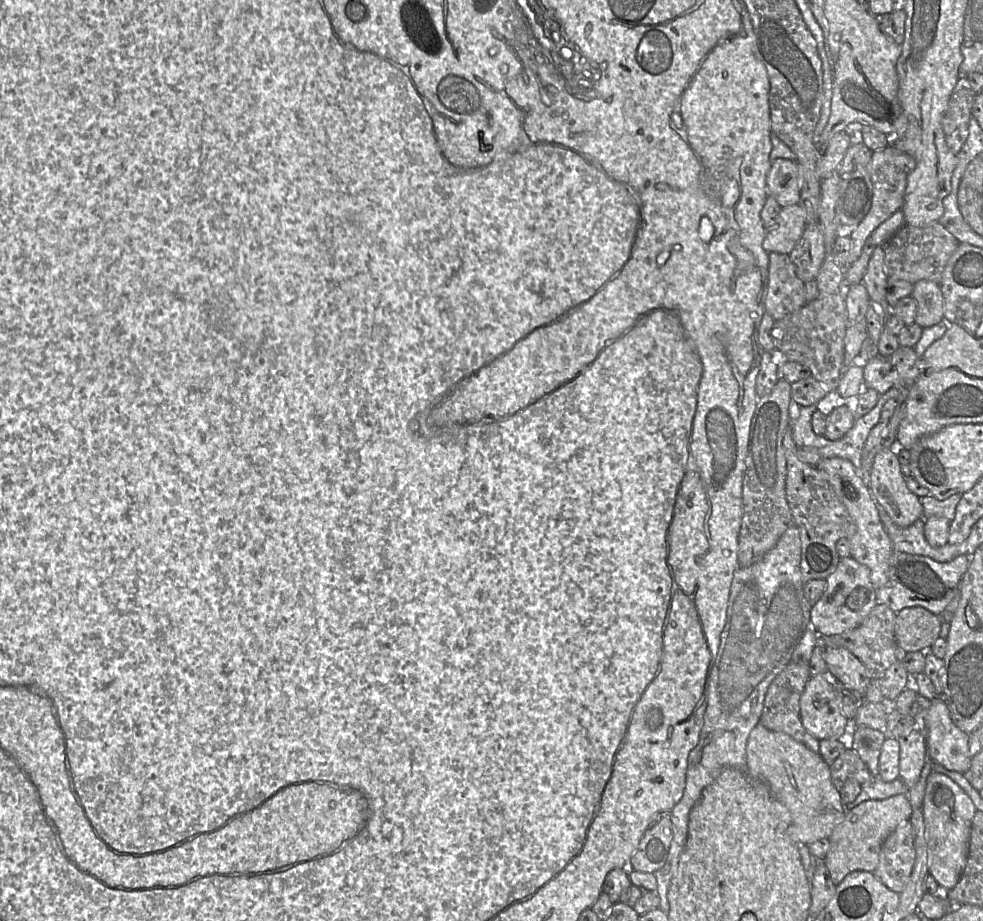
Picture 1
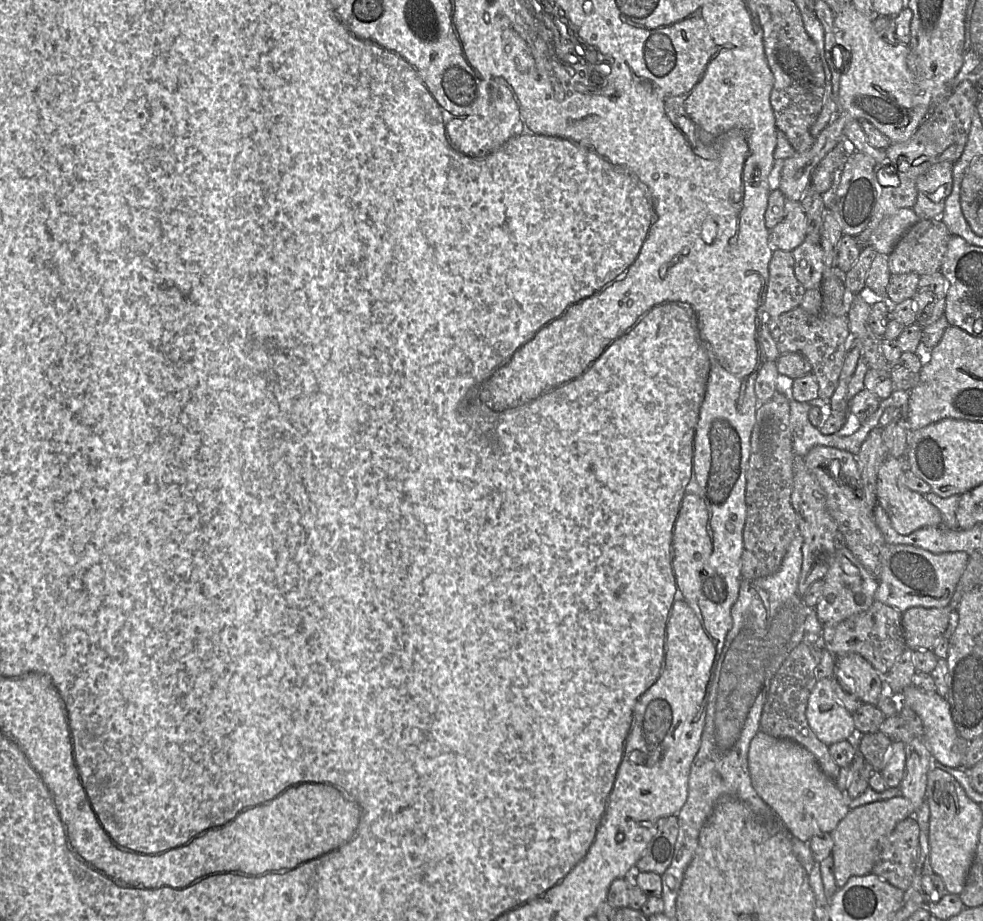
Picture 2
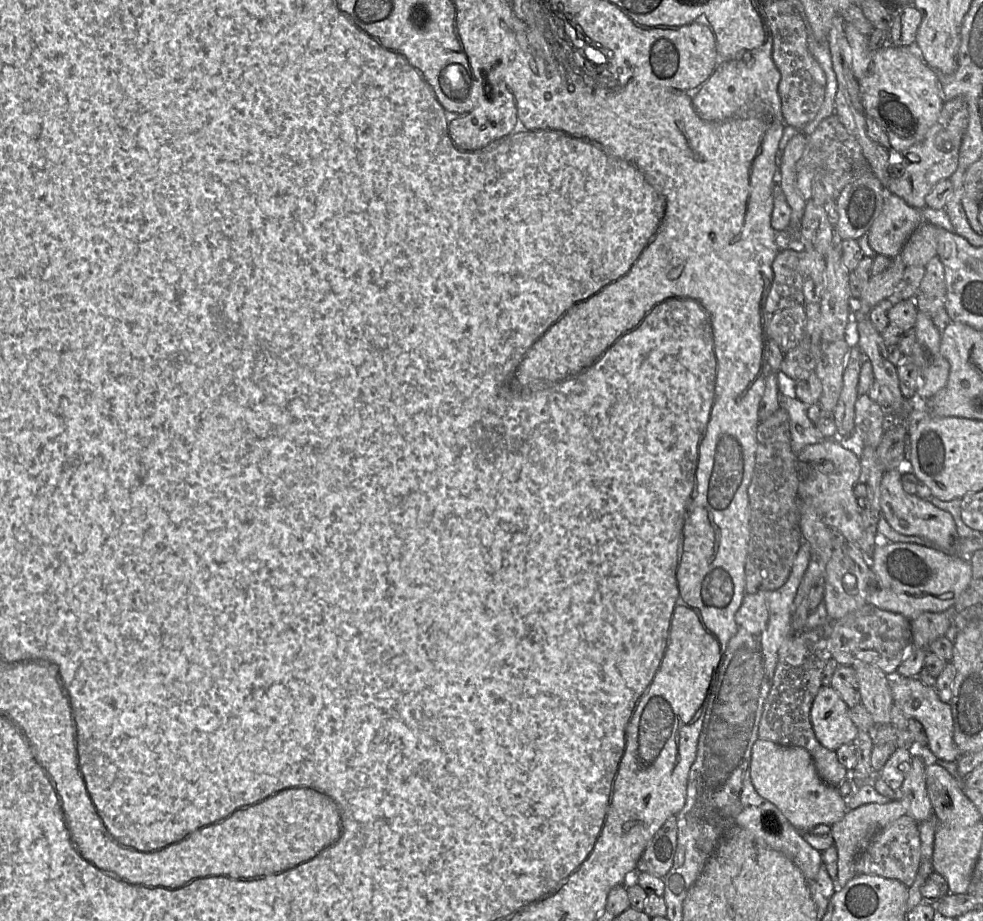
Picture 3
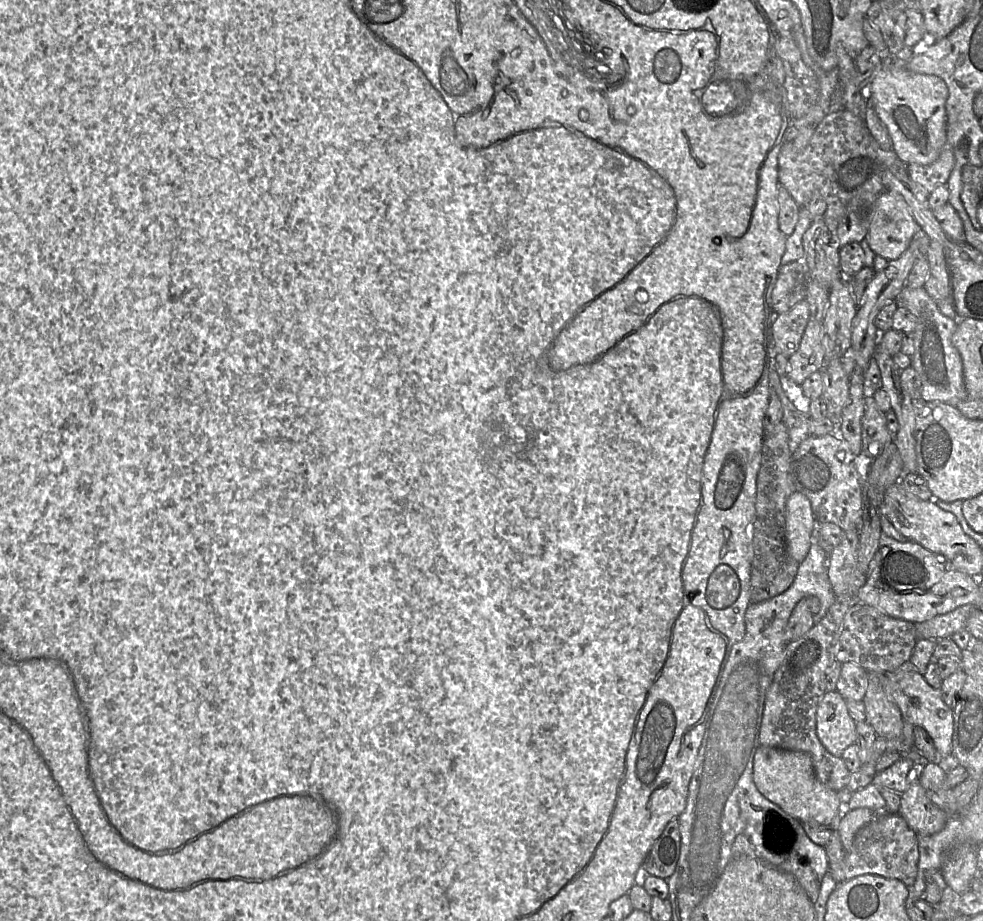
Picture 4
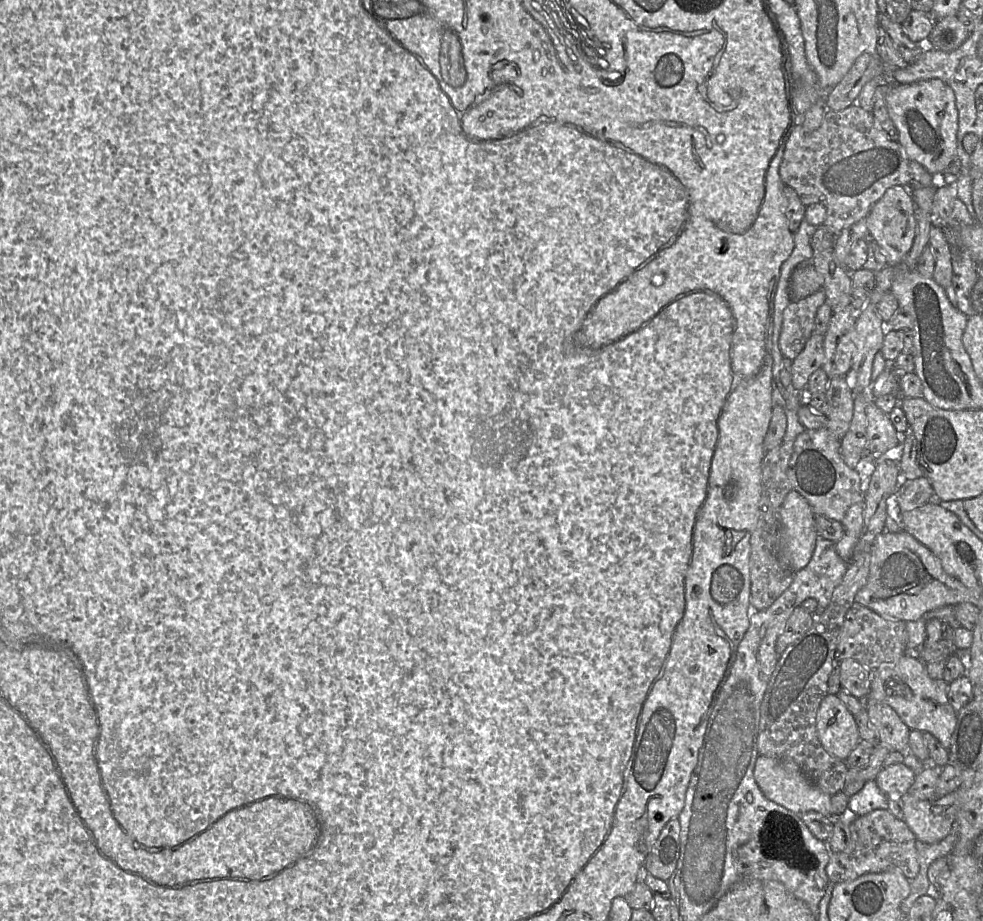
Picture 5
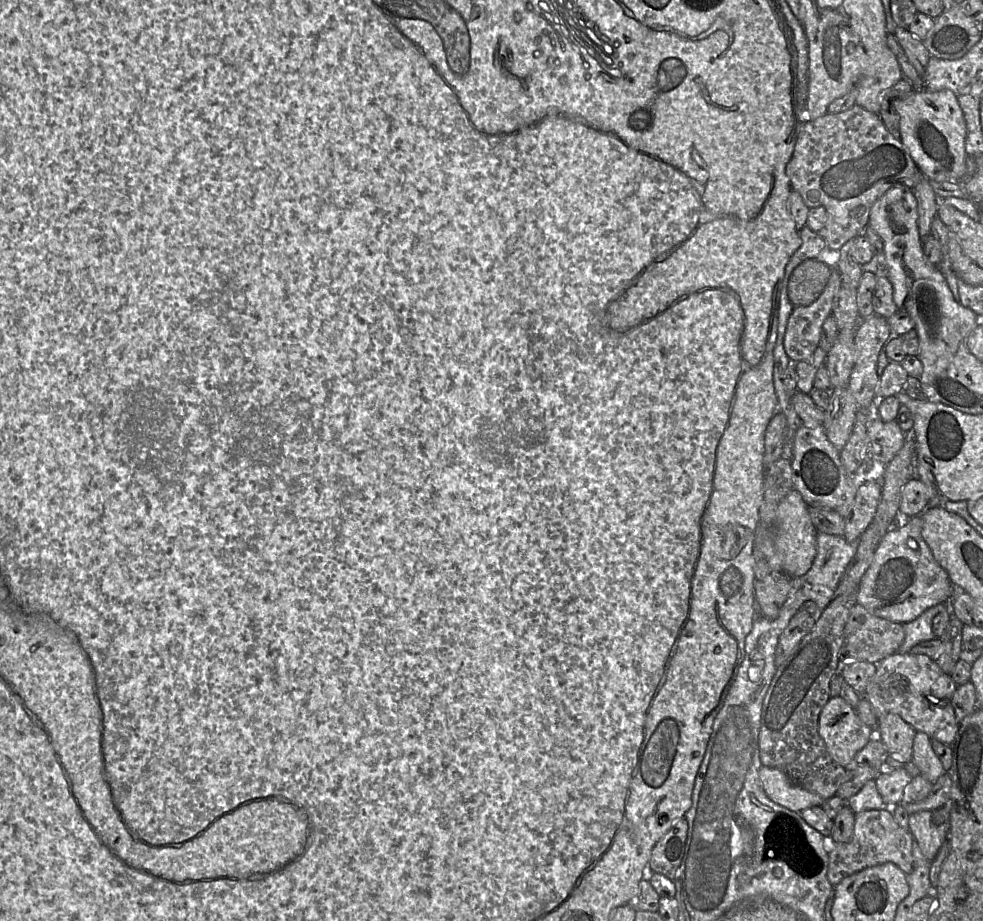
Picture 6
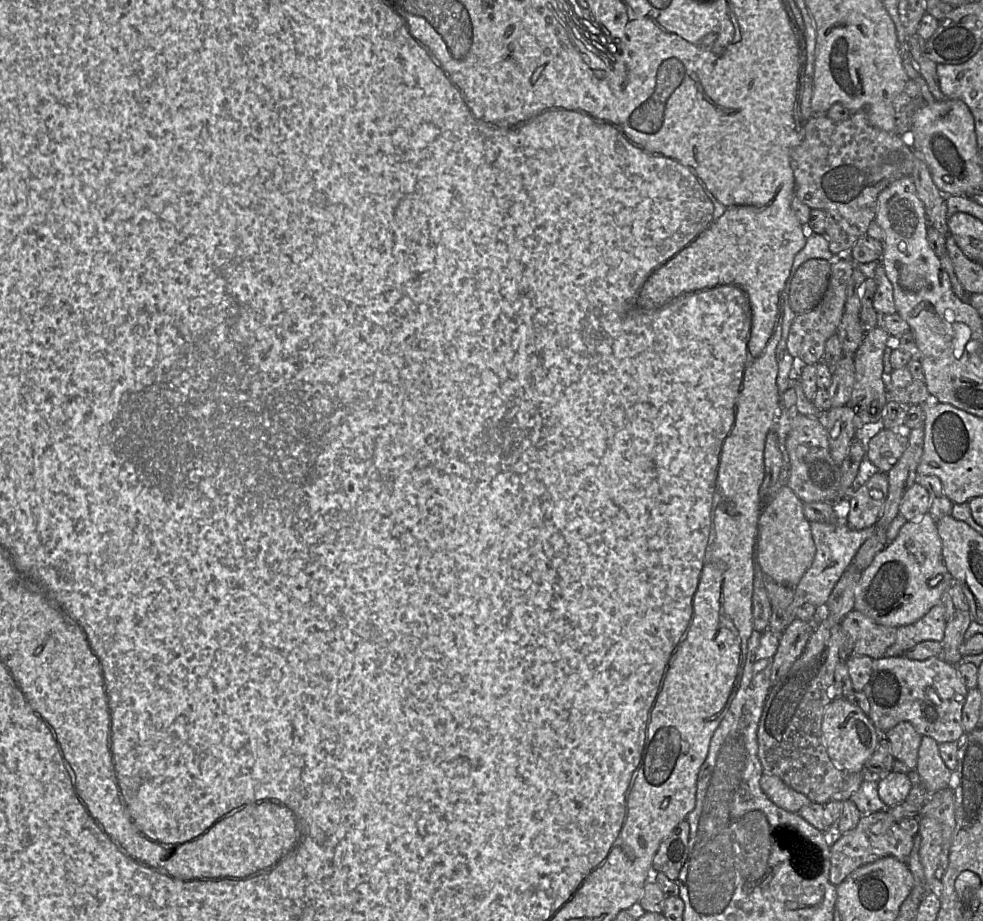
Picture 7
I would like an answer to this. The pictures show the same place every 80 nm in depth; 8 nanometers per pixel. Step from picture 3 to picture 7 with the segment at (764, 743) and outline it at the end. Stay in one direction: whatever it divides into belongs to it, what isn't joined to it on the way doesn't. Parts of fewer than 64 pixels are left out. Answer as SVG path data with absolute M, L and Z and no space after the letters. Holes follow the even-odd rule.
M763 773L760 785L762 791L778 807L792 813L811 803L810 799L786 785L778 776Z

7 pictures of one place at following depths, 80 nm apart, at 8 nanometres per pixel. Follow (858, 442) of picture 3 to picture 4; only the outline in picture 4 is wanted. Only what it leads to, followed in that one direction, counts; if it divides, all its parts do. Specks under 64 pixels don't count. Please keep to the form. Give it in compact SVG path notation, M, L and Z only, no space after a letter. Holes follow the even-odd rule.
M872 394L864 397L864 414L862 417L862 451L875 459L883 449L894 442L886 424L886 416L877 406Z

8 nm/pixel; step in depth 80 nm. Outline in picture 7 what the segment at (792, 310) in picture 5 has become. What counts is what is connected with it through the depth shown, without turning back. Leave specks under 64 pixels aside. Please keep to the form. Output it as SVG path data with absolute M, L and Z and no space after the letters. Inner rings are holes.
M841 257L833 263L828 289L821 302L811 311L797 315L791 326L787 349L799 365L818 364L823 360L826 341L837 334L838 326L845 311L847 286L855 268L855 263Z

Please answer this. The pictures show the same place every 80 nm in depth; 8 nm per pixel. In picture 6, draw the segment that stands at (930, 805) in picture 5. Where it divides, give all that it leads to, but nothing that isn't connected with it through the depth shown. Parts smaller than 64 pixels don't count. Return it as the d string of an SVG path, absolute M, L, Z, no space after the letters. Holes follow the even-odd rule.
M950 801L935 810L909 815L909 829L923 855L931 862L942 845L949 840Z

